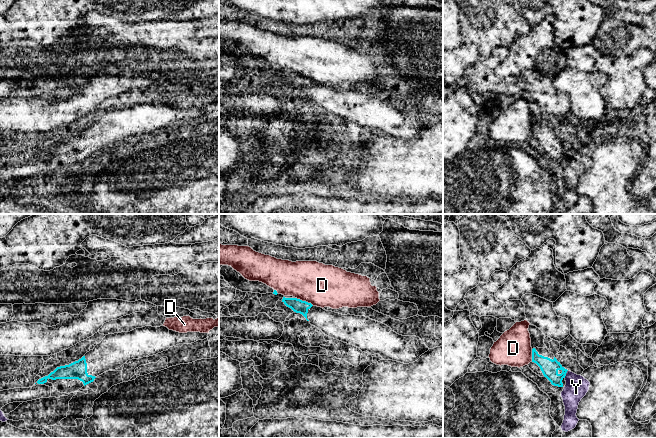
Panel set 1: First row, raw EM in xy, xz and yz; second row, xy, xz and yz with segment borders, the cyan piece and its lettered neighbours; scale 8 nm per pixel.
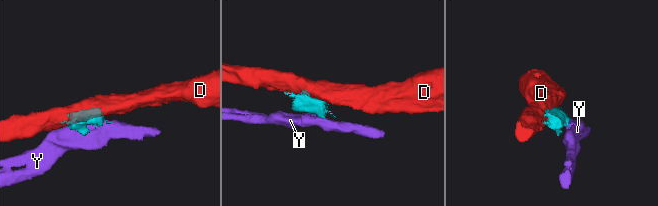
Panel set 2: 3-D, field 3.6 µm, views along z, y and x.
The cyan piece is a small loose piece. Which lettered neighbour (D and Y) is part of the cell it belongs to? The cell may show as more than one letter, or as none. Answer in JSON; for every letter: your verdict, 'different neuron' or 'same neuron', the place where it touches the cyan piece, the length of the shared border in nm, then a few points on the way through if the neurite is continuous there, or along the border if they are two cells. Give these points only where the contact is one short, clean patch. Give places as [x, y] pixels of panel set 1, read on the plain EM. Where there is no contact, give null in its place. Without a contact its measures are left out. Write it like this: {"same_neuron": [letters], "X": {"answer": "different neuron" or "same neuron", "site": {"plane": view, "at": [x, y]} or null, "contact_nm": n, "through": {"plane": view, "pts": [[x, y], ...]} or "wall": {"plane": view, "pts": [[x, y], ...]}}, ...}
{"same_neuron": [], "D": {"answer": "different neuron", "site": {"plane": "xz", "at": [304, 77]}, "contact_nm": 170}, "Y": {"answer": "different neuron", "site": {"plane": "yz", "at": [565, 150]}, "contact_nm": 70, "wall": {"plane": "yz", "pts": [[567, 146], [564, 153]]}}}

